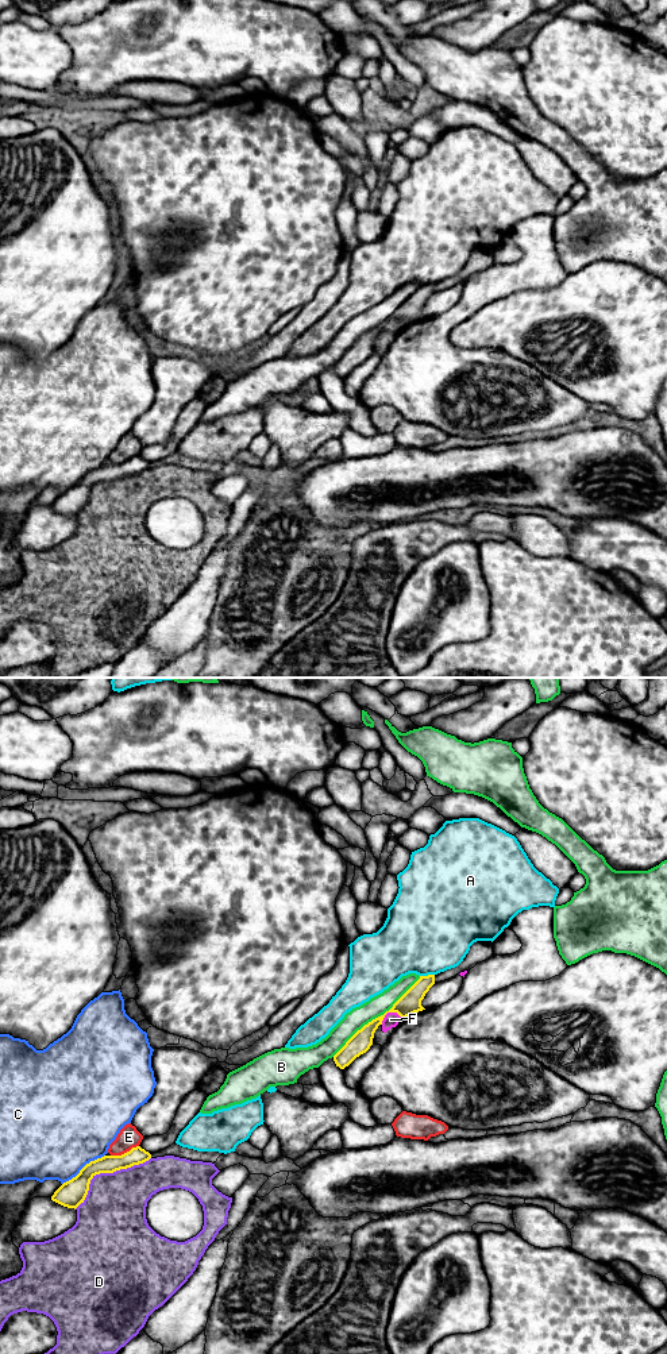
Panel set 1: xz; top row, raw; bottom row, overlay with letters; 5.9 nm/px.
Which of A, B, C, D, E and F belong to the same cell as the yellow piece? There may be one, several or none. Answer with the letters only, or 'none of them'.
none of them

